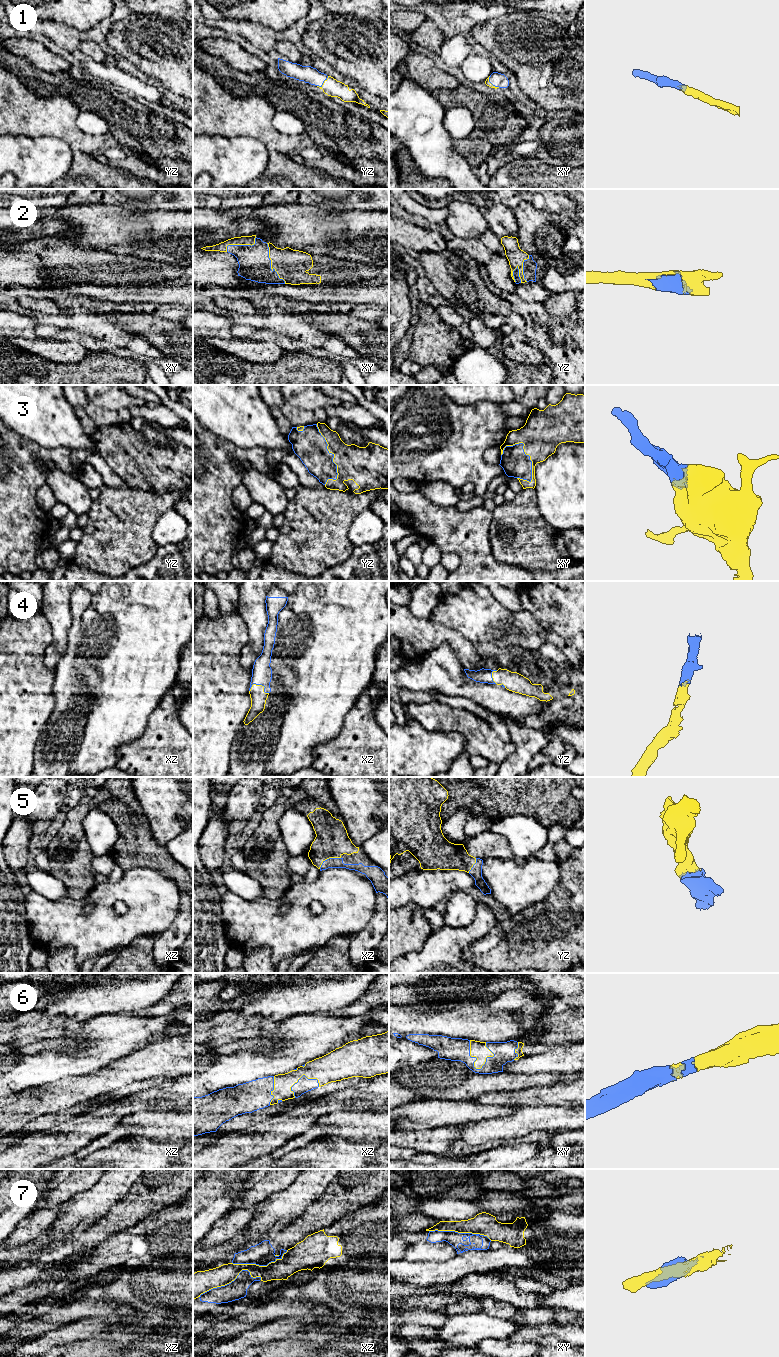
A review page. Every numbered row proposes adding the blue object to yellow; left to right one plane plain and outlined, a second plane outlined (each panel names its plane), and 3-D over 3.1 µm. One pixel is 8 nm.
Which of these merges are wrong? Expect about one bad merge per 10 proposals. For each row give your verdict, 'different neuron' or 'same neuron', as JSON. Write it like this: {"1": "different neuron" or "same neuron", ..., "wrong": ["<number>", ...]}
{"1": "same neuron", "2": "same neuron", "3": "same neuron", "4": "same neuron", "5": "same neuron", "6": "same neuron", "7": "different neuron", "wrong": ["7"]}

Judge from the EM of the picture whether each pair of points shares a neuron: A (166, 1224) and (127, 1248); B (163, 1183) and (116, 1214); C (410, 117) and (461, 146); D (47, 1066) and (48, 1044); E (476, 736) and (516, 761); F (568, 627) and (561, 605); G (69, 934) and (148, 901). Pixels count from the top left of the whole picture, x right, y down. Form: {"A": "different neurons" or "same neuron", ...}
{"A": "same neuron", "B": "same neuron", "C": "different neurons", "D": "different neurons", "E": "different neurons", "F": "same neuron", "G": "same neuron"}

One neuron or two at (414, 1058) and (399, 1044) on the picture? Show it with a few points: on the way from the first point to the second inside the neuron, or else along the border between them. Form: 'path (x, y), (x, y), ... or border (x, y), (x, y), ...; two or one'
path (410, 1054), (403, 1048); one

